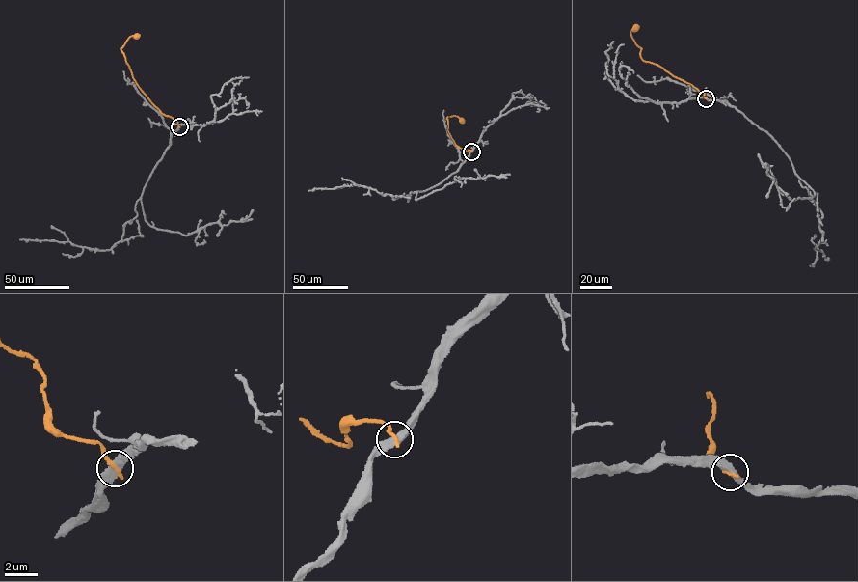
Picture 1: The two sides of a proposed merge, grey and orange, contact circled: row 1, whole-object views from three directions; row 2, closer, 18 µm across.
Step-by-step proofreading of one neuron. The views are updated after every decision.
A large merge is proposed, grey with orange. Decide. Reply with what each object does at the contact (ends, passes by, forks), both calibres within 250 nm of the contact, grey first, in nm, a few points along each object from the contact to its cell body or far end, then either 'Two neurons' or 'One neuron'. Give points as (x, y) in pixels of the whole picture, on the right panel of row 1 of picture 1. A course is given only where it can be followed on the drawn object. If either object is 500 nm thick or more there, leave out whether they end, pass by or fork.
At the ring grey passes by. At the ring orange ends. Thickness 440 nm (grey) against 240 nm. Course of grey: (706, 98), (735, 106), (787, 154), (799, 182), (822, 214), (822, 236), (815, 248), (829, 259). Course of orange: (706, 98), (705, 92), (644, 61), (640, 55), (641, 48), (631, 35), (635, 28). Two neurons

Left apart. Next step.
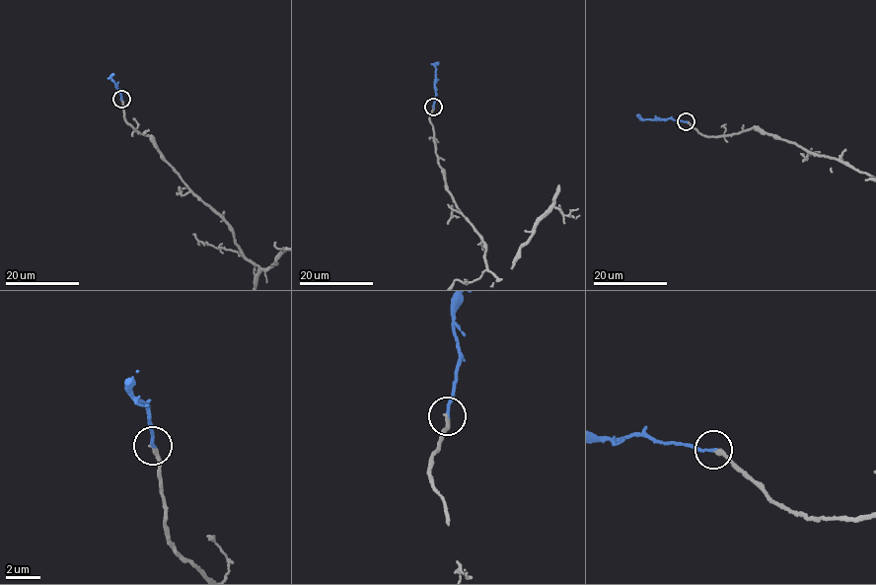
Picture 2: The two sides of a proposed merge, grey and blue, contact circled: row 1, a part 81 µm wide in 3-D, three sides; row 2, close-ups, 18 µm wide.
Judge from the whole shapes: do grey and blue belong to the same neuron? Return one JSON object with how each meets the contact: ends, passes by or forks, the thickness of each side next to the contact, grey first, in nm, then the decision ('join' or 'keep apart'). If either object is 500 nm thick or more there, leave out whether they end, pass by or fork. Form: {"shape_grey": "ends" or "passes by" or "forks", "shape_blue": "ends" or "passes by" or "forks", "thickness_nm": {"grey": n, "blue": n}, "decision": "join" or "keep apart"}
{"shape_grey": "ends", "shape_blue": "ends", "thickness_nm": {"grey": 200, "blue": 170}, "decision": "join"}

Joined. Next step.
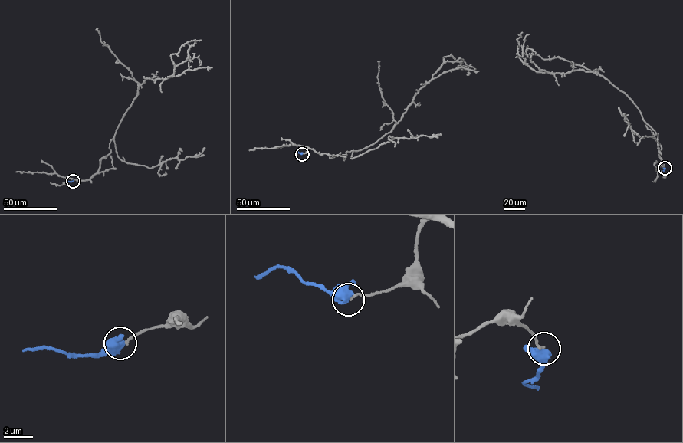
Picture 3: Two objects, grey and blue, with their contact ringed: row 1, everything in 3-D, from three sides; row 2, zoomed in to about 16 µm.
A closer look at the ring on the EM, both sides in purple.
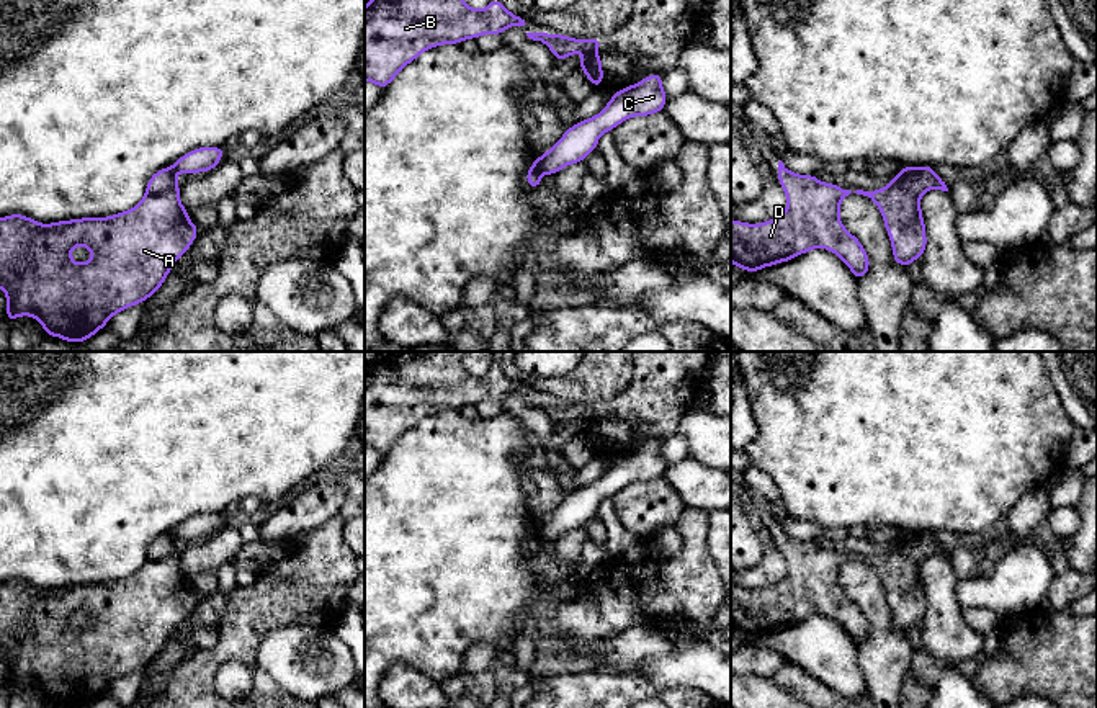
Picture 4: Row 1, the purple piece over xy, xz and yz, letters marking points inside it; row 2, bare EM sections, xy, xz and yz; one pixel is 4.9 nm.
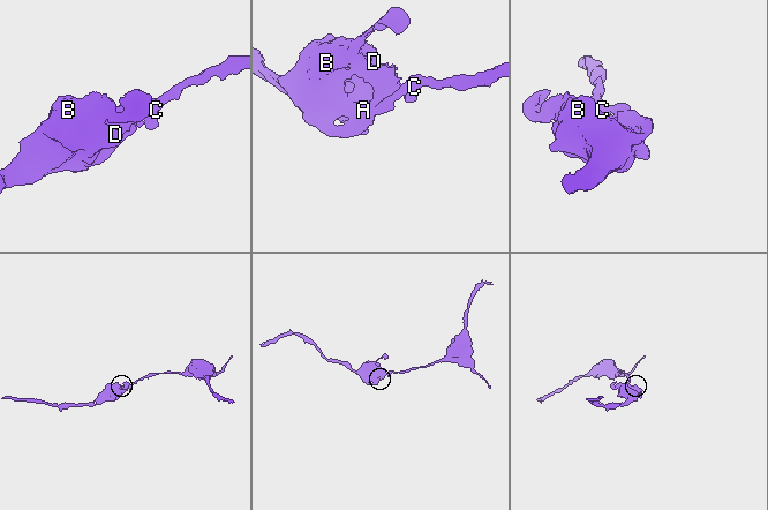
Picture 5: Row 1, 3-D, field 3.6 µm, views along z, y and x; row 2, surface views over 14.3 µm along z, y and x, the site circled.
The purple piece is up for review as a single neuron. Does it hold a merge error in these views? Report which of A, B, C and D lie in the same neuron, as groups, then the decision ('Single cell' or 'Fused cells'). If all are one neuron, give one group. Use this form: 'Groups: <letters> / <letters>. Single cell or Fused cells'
Groups: A B D / C. Fused cells

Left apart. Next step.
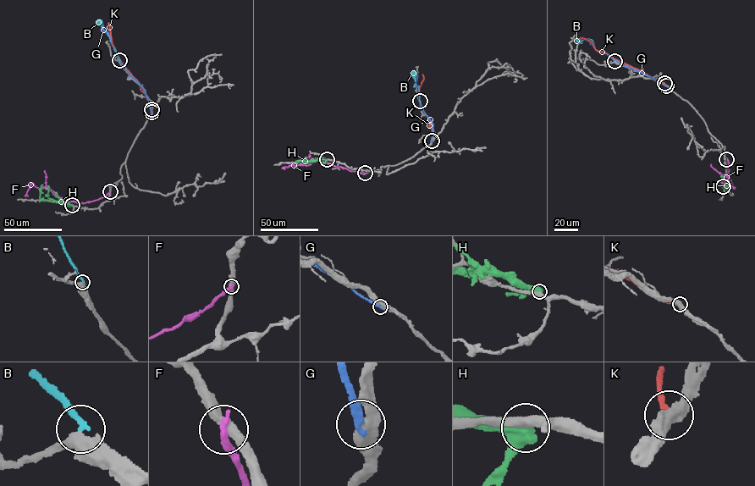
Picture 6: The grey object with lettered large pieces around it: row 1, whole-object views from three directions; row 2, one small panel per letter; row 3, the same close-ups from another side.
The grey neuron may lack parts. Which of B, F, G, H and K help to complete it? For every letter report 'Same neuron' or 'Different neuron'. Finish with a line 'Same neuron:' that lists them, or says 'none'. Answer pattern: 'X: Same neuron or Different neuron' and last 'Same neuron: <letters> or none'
B: Same neuron
F: Different neuron
G: Different neuron
H: Different neuron
K: Different neuron
Same neuron: B

